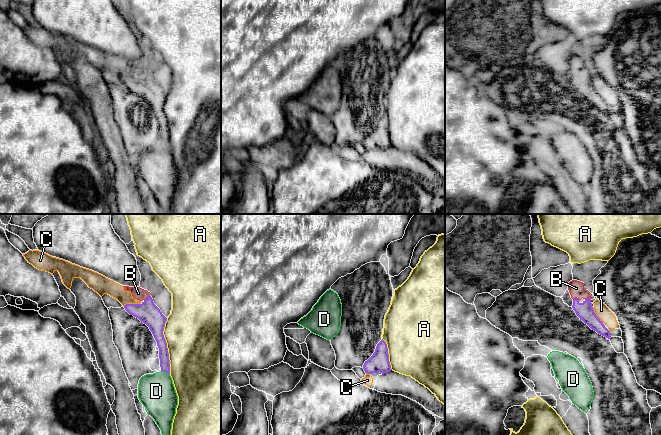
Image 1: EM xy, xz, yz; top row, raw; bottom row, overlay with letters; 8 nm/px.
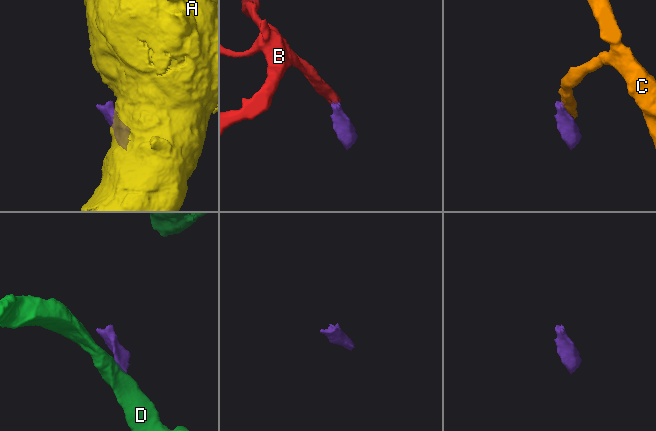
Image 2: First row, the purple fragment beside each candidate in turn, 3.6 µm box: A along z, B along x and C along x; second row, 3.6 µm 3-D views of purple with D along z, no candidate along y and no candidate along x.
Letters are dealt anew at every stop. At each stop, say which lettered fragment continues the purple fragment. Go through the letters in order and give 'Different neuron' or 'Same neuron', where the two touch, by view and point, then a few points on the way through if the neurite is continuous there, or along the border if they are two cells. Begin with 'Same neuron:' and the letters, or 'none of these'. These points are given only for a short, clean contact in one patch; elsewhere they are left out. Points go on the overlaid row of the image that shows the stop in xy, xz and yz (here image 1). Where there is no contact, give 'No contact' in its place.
Same neuron: B
A: Different neuron. Touches purple at xy (166, 346)
B: Same neuron. Touches purple at yz (576, 298). Path across: yz (584, 311), (576, 303), (576, 298), (576, 288)
C: Different neuron. Touches purple at xy (131, 304). Boundary: xy (140, 303), (126, 303), (123, 305)
D: Different neuron. Touches purple at xy (165, 371). Boundary: xy (161, 370), (169, 374)

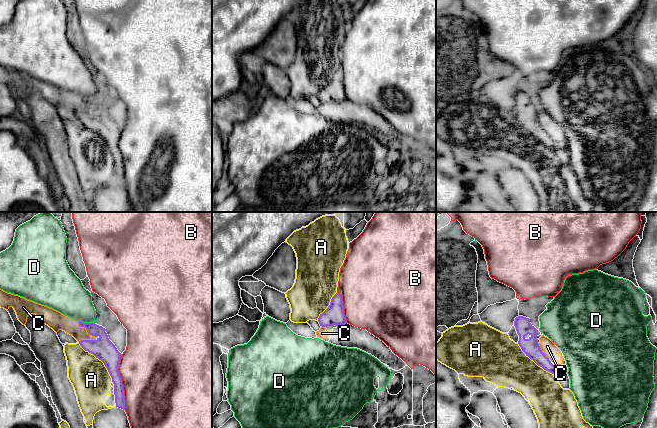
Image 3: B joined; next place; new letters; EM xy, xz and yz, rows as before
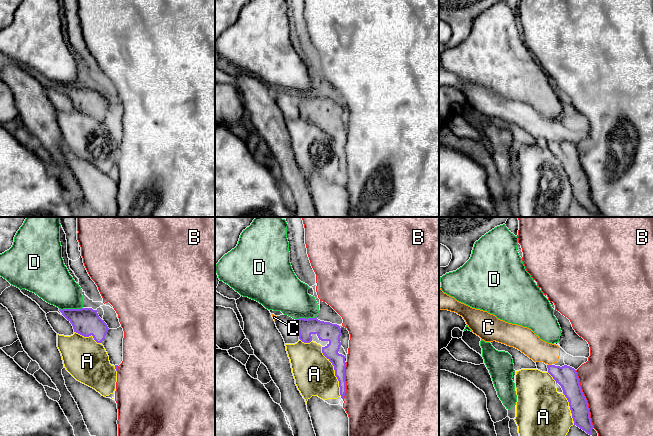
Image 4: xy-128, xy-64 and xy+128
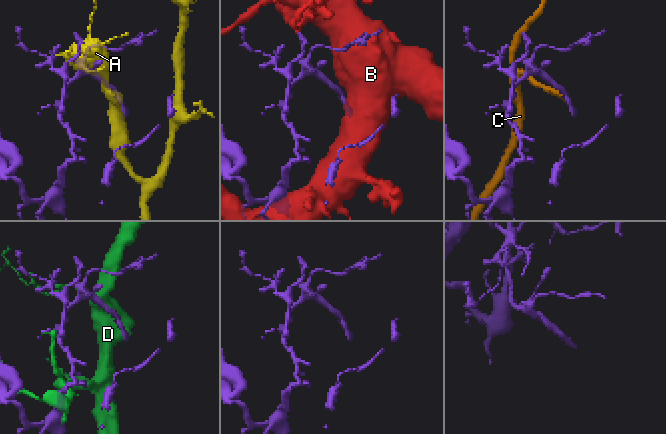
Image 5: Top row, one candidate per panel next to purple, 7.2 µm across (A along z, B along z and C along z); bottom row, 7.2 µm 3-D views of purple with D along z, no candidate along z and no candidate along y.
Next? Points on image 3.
Same neuron: none of these
A: Different neuron. Touches purple at xy (99, 359)
B: Different neuron. Touches purple at xy (121, 382)
C: Different neuron. Touches purple at xy (86, 329). Boundary: xy (77, 322), (89, 334), (95, 337)
D: Different neuron. Touches purple at xy (86, 323)

